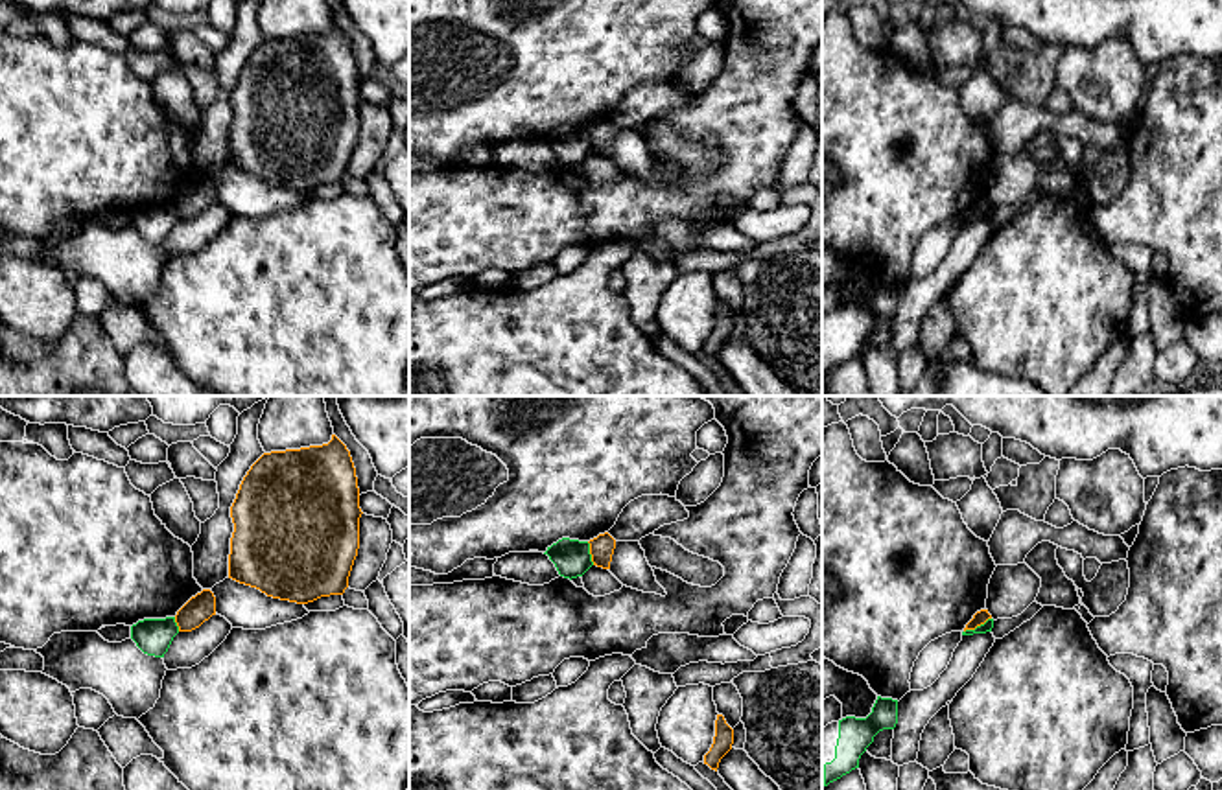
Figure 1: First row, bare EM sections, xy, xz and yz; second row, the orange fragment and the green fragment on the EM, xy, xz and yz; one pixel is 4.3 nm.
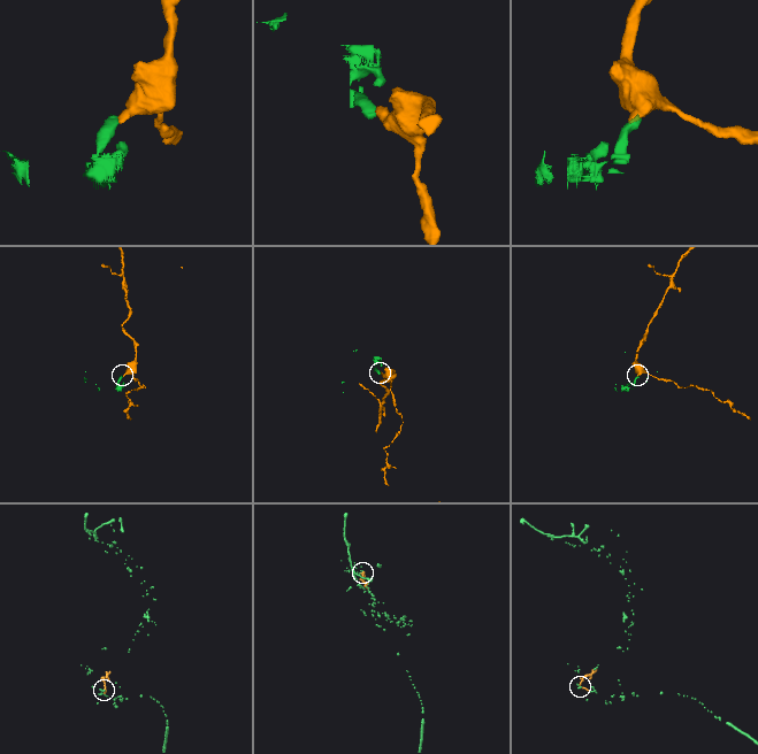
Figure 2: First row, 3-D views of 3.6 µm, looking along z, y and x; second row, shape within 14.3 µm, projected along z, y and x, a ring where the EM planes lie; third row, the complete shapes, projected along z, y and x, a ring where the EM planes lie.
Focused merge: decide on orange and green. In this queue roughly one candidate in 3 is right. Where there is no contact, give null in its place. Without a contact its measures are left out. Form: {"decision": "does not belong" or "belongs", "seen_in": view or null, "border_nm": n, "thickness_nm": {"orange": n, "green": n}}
{"decision": "does not belong", "seen_in": "yz", "border_nm": 140, "thickness_nm": {"orange": 60, "green": 50}}

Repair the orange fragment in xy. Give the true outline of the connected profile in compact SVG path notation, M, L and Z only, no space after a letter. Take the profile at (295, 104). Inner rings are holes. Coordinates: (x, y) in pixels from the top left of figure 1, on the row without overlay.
M335 22L323 33L264 41L230 94L229 166L297 192L343 182L359 136L361 101L356 55Z

